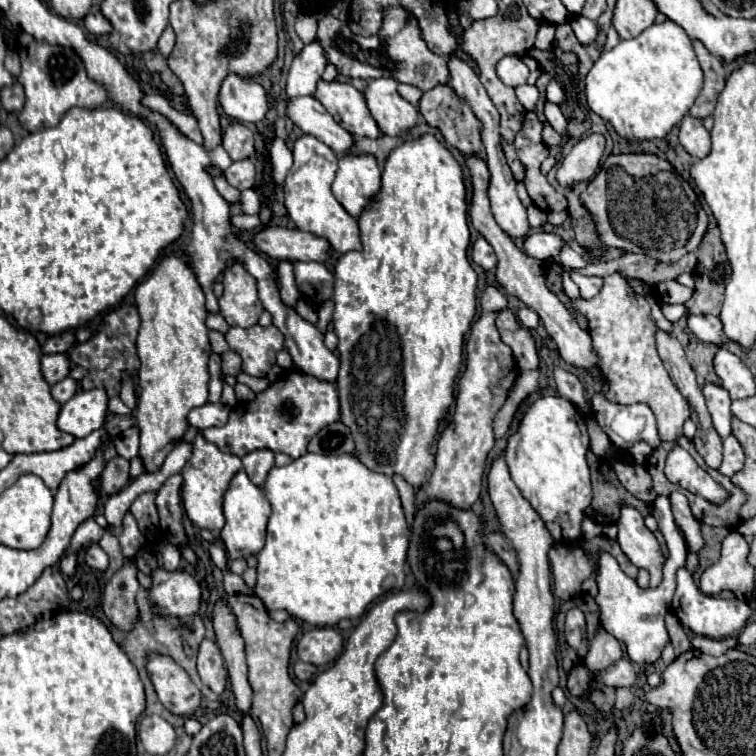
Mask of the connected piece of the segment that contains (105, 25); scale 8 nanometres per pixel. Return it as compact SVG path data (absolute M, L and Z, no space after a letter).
M96 12L96 14L88 14L88 16L84 18L84 26L86 26L86 30L88 30L90 34L94 34L94 36L110 34L110 30L112 30L110 22L108 22L100 12Z

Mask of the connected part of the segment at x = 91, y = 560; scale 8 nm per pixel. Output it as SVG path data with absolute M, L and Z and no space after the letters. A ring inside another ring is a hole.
M90 544L88 546L84 560L94 570L106 570L106 566L108 566L108 556L104 554L104 550L98 544Z

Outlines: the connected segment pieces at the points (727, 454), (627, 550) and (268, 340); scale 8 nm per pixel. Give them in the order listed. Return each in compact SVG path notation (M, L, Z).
M728 436L728 438L724 440L724 458L722 458L722 464L720 464L718 472L724 474L724 476L732 476L732 474L736 474L742 466L744 466L742 446L738 444L738 440L736 440L734 436Z
M620 504L618 518L618 544L624 554L632 556L632 562L638 568L650 570L650 588L656 588L662 580L662 562L664 556L660 552L660 544L654 534L644 526L644 516L628 504Z
M276 326L230 328L226 340L232 350L242 356L242 372L250 376L266 376L276 364L276 354L284 348L284 338Z

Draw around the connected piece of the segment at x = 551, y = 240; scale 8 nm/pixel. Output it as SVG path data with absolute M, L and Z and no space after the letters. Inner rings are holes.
M530 232L528 236L524 236L522 240L522 248L528 256L536 258L536 260L548 260L548 258L556 258L560 248L566 242L562 238L558 238L556 234L550 232Z

